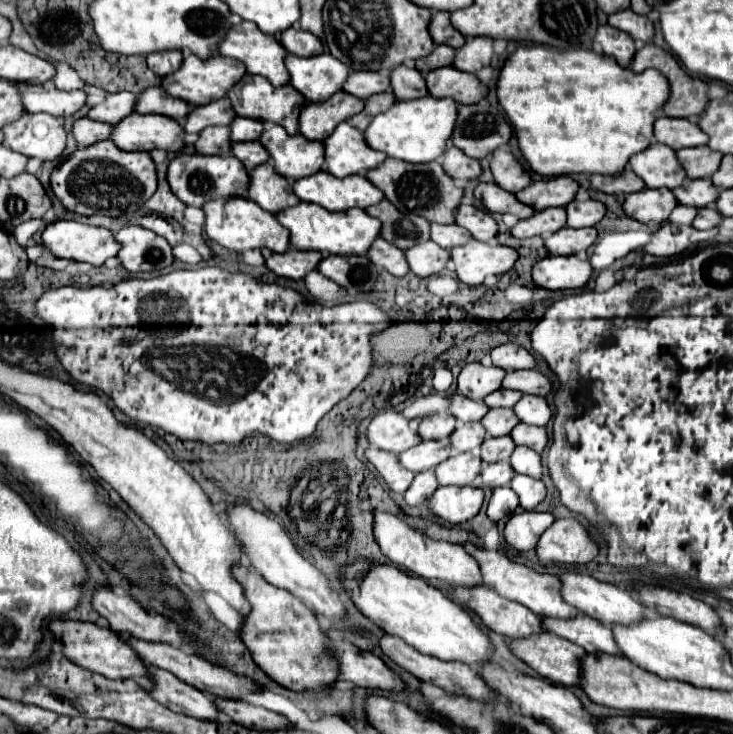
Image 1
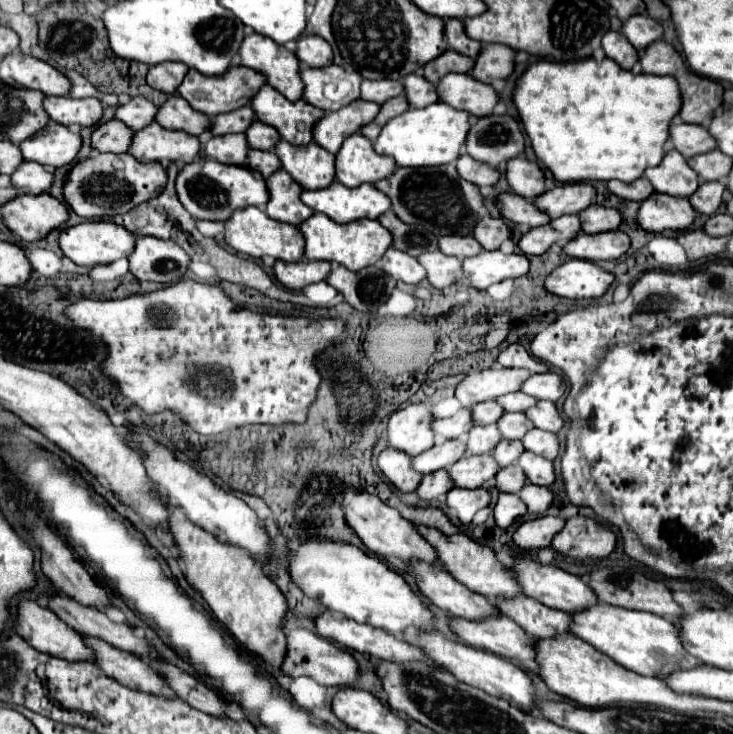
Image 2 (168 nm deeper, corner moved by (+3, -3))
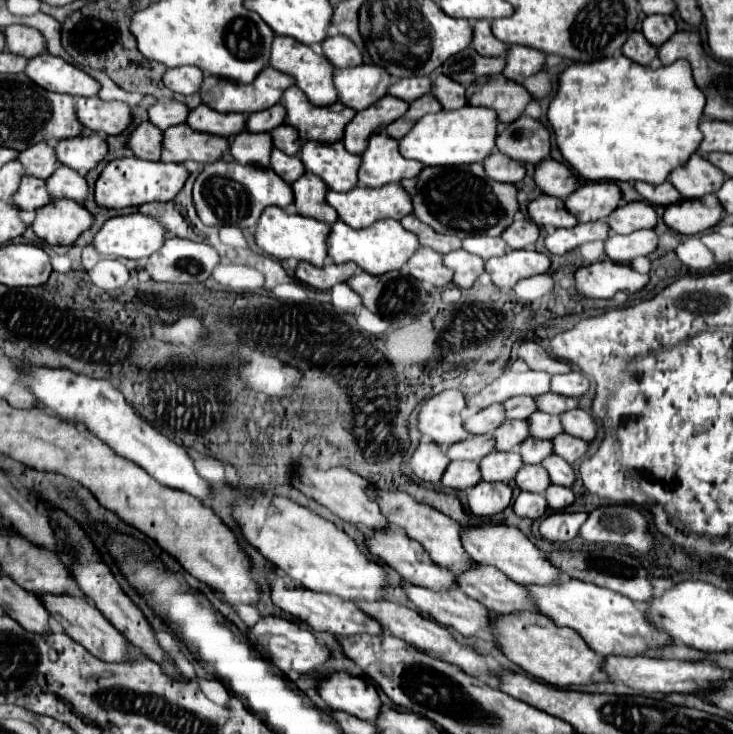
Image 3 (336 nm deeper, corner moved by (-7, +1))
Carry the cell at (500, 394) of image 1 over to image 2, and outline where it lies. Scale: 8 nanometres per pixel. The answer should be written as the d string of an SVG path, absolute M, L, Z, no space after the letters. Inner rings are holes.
M514 392L514 394L506 394L498 398L498 404L506 410L506 412L526 412L528 408L532 408L538 400L532 396L526 396L524 392Z

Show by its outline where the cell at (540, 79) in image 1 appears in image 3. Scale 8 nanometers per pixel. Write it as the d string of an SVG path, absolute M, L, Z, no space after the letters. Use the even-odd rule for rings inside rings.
M612 56L588 64L574 62L566 66L558 76L558 92L548 106L546 118L554 130L562 158L584 180L642 180L662 184L676 164L684 164L684 160L698 150L698 142L702 140L698 122L704 104L704 94L694 84L692 70L686 60L676 60L670 66L652 70L628 60L626 56Z

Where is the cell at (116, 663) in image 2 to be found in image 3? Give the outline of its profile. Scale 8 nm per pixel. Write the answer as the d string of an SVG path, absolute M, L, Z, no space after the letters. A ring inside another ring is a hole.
M44 596L42 604L46 604L48 612L52 614L52 618L58 620L58 624L62 624L64 632L76 640L78 644L82 644L90 654L94 654L96 658L104 660L104 662L130 662L132 654L128 650L128 644L124 640L124 636L112 626L112 622L88 600L76 600L74 596Z

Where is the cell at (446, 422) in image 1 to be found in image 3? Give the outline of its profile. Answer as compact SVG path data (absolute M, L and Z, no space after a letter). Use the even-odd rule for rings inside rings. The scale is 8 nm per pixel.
M492 404L480 412L476 412L474 416L464 420L464 428L470 434L490 434L494 432L504 420L504 408L502 404Z

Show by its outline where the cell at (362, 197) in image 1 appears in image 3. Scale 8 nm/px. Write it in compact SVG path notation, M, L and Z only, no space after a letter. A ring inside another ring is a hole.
M386 184L386 186L380 186L380 188L356 186L348 192L328 190L326 192L326 202L338 212L338 218L352 228L368 228L376 220L384 220L384 218L400 220L402 216L412 214L412 200L400 184Z

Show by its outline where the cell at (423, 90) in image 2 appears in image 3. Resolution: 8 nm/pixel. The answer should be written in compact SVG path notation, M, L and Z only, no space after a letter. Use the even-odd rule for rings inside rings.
M444 74L432 76L432 94L442 104L444 110L466 106L464 92L466 92L466 88L462 84L456 84L452 78L448 78Z

